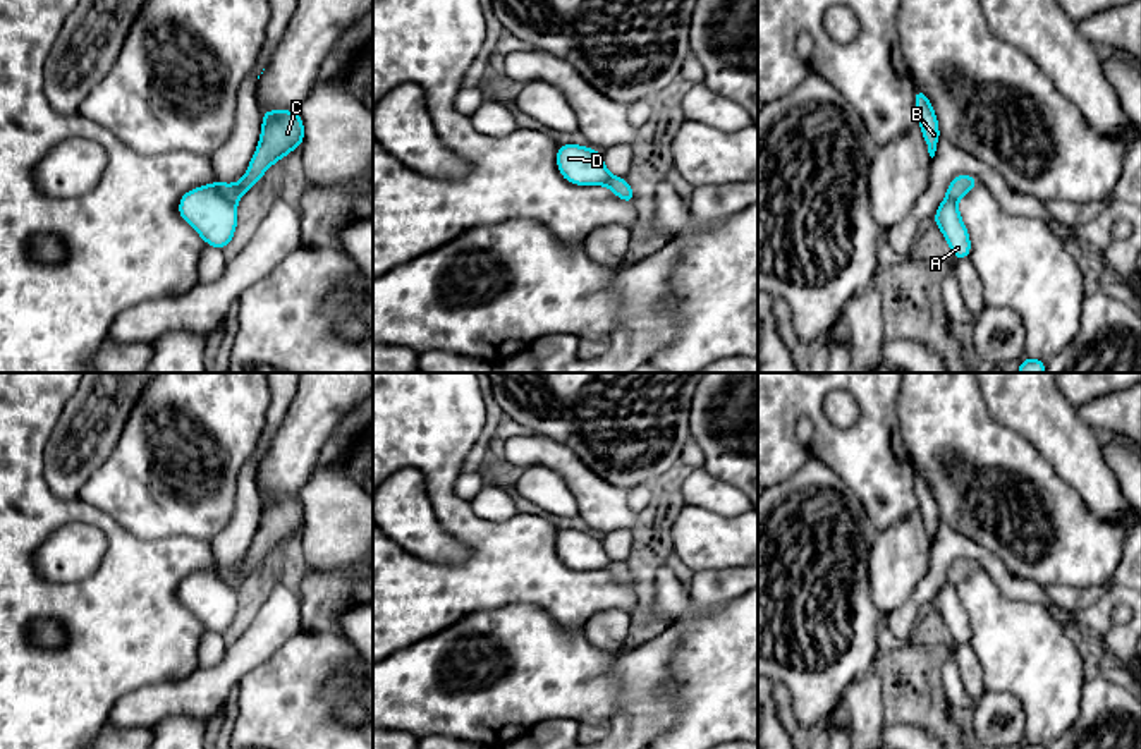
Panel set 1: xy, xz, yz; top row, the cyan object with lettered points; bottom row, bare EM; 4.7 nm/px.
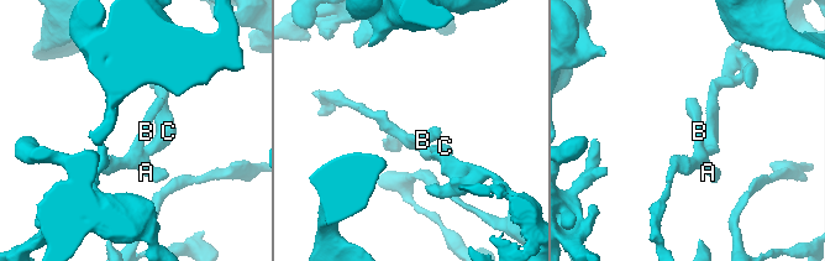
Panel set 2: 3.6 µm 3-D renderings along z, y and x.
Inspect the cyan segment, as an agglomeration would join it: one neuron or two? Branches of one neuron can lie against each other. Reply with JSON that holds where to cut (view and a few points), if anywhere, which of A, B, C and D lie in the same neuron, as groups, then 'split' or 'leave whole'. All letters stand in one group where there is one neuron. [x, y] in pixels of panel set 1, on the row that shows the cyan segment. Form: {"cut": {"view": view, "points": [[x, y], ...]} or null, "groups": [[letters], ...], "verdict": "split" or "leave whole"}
{"cut": {"view": "xy", "points": [[215, 182], [217, 189], [234, 203]]}, "groups": [["A", "B", "D"], ["C"]], "verdict": "split"}

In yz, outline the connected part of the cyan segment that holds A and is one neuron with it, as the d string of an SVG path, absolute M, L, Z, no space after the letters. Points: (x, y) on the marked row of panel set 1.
M945 196L931 220L940 227L950 254L957 259L967 259L971 254L971 241L967 227L959 215L957 203Z

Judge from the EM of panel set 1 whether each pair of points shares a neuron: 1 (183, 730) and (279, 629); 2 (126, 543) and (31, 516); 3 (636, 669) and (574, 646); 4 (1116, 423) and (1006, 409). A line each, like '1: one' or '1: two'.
1: two
2: one
3: two
4: two

